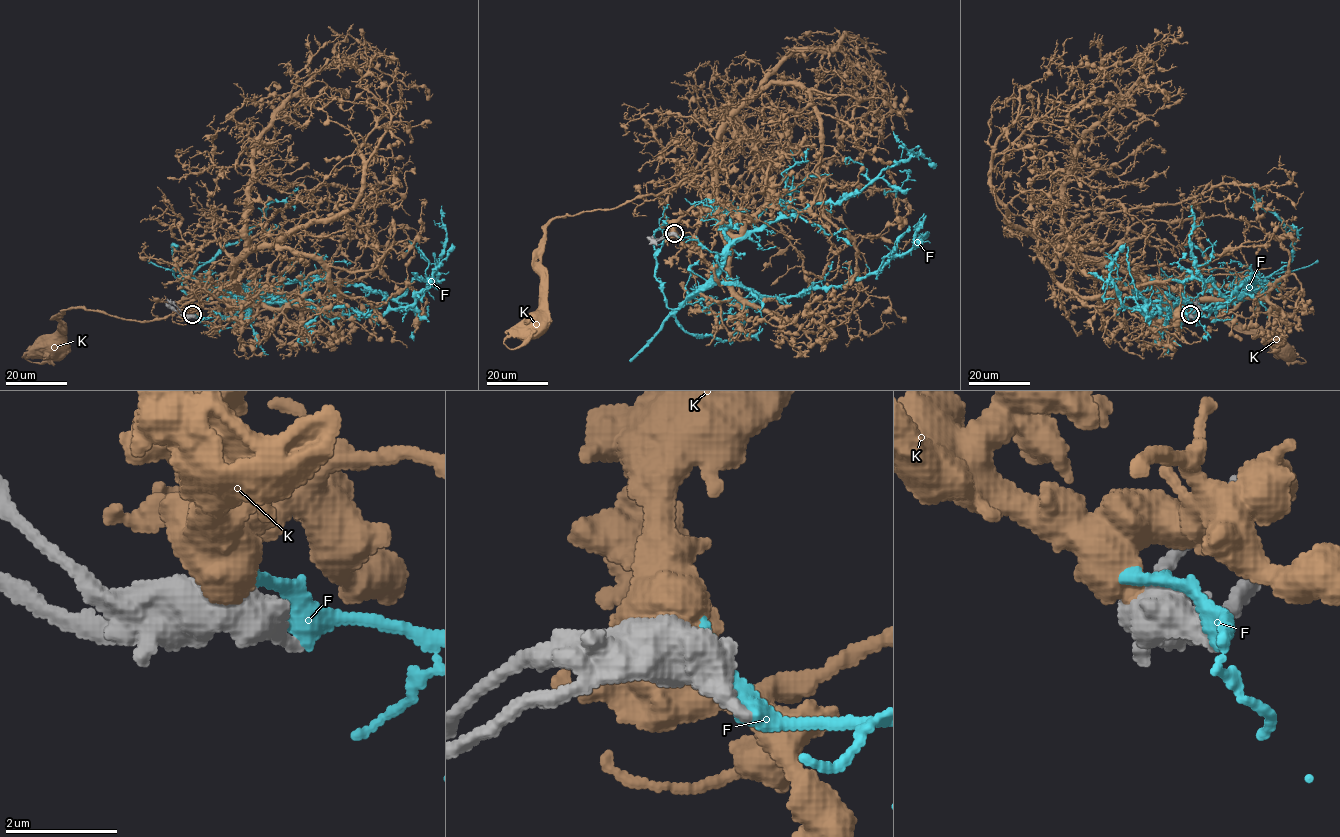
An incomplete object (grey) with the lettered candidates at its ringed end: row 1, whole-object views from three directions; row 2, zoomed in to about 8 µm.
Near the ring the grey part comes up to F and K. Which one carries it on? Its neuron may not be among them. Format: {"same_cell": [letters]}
{"same_cell": ["K"]}

